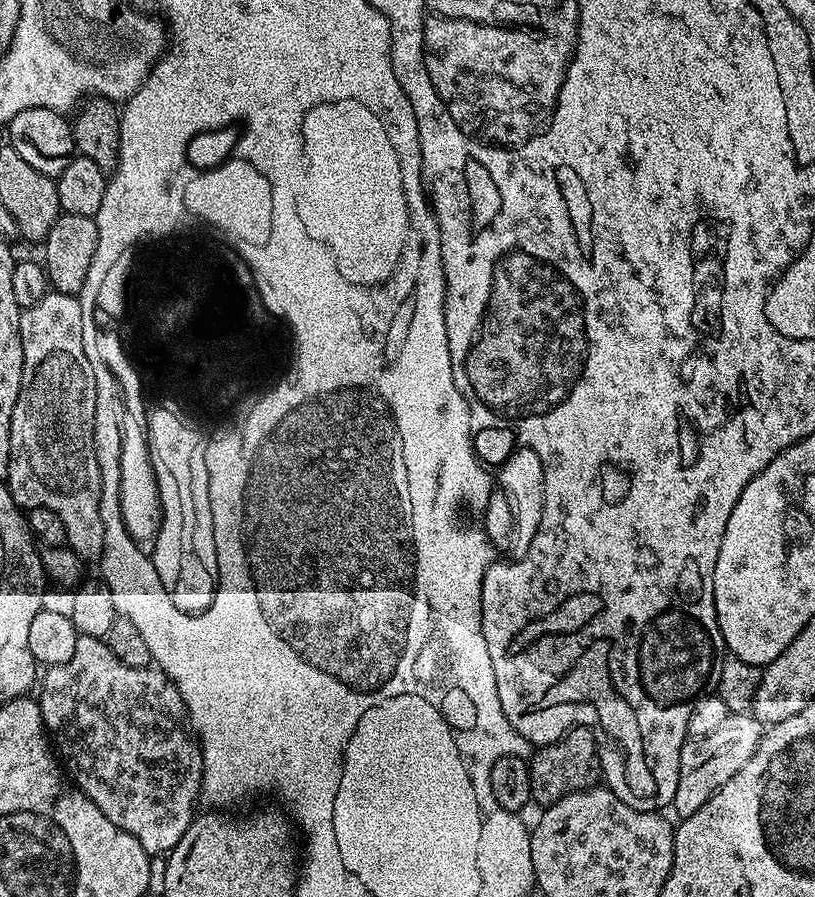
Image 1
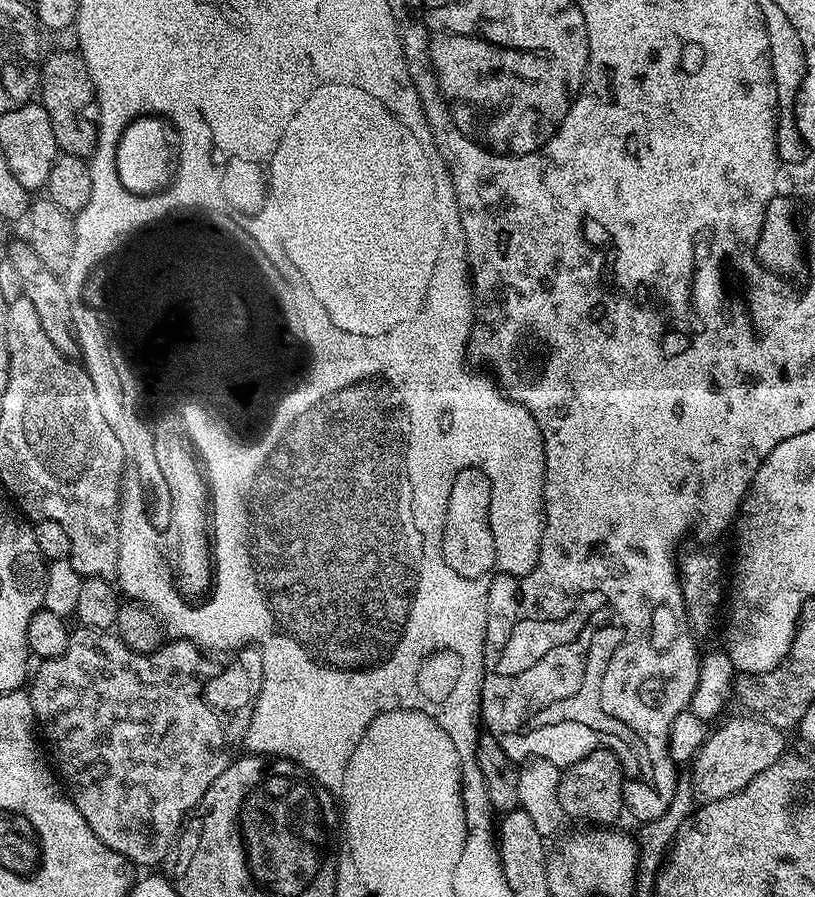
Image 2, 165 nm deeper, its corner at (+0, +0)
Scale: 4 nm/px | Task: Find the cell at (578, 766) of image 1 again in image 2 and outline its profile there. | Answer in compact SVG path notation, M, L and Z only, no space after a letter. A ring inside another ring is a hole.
M603 746L593 747L586 758L568 765L560 774L558 802L565 817L585 820L588 826L612 826L619 818L624 806L624 770L616 753Z

